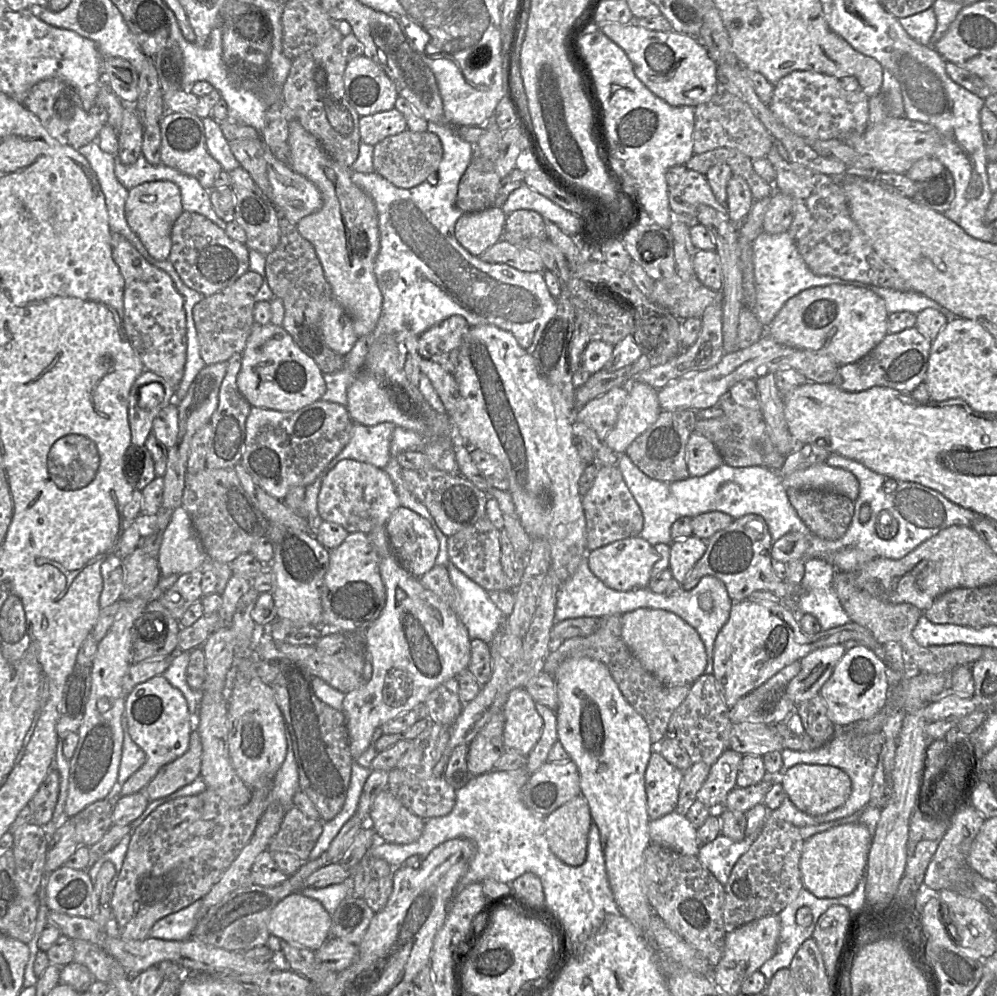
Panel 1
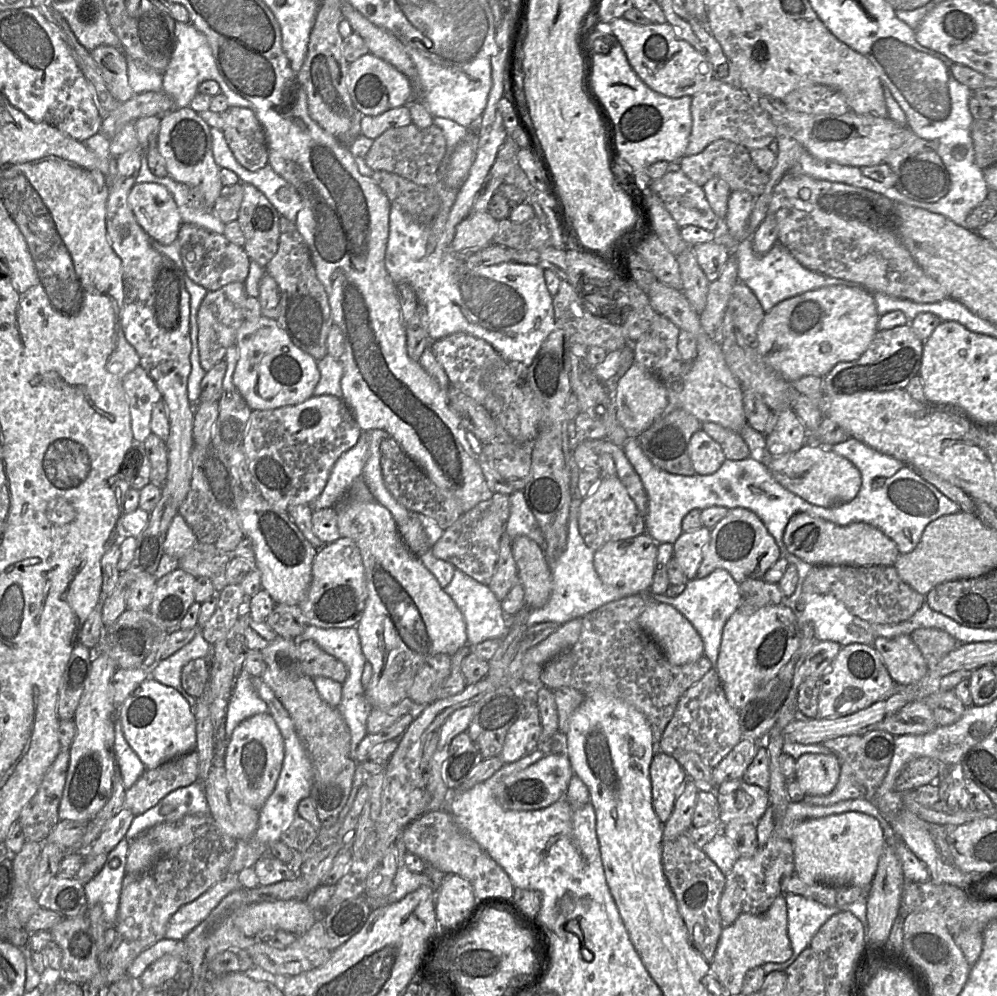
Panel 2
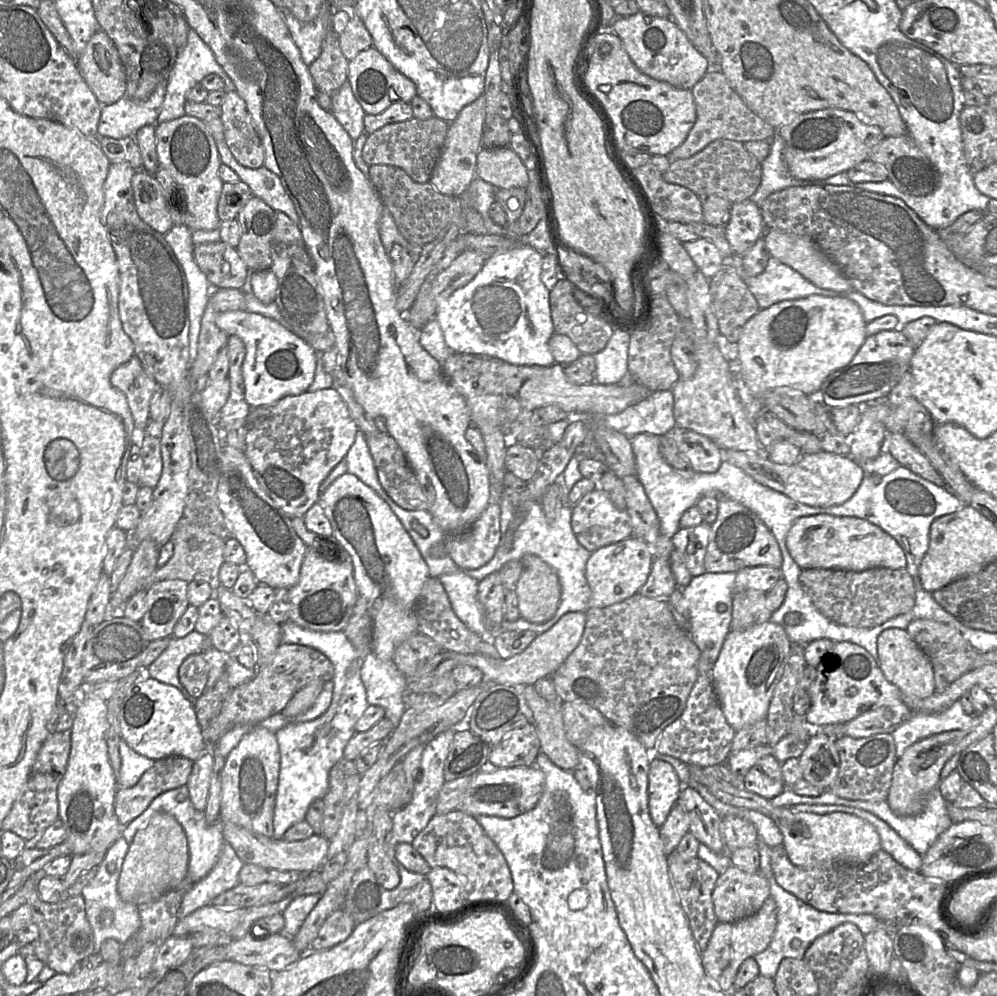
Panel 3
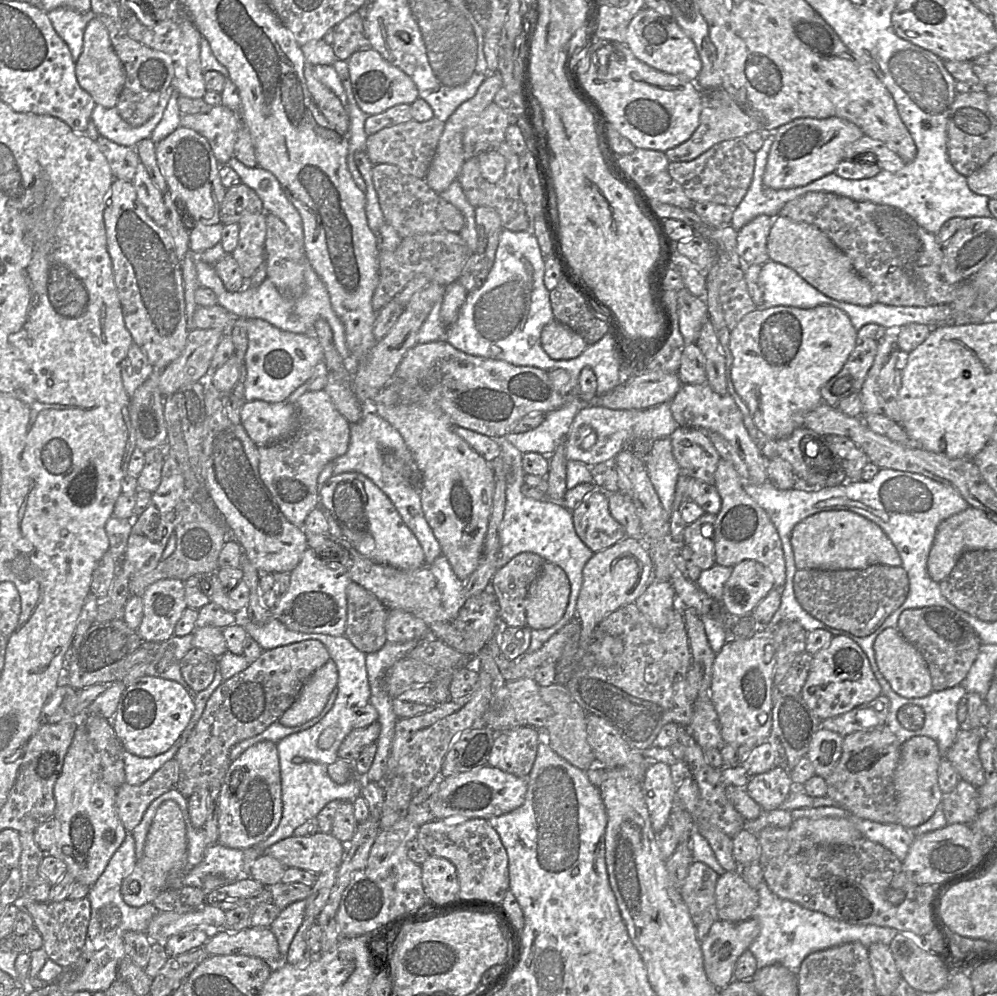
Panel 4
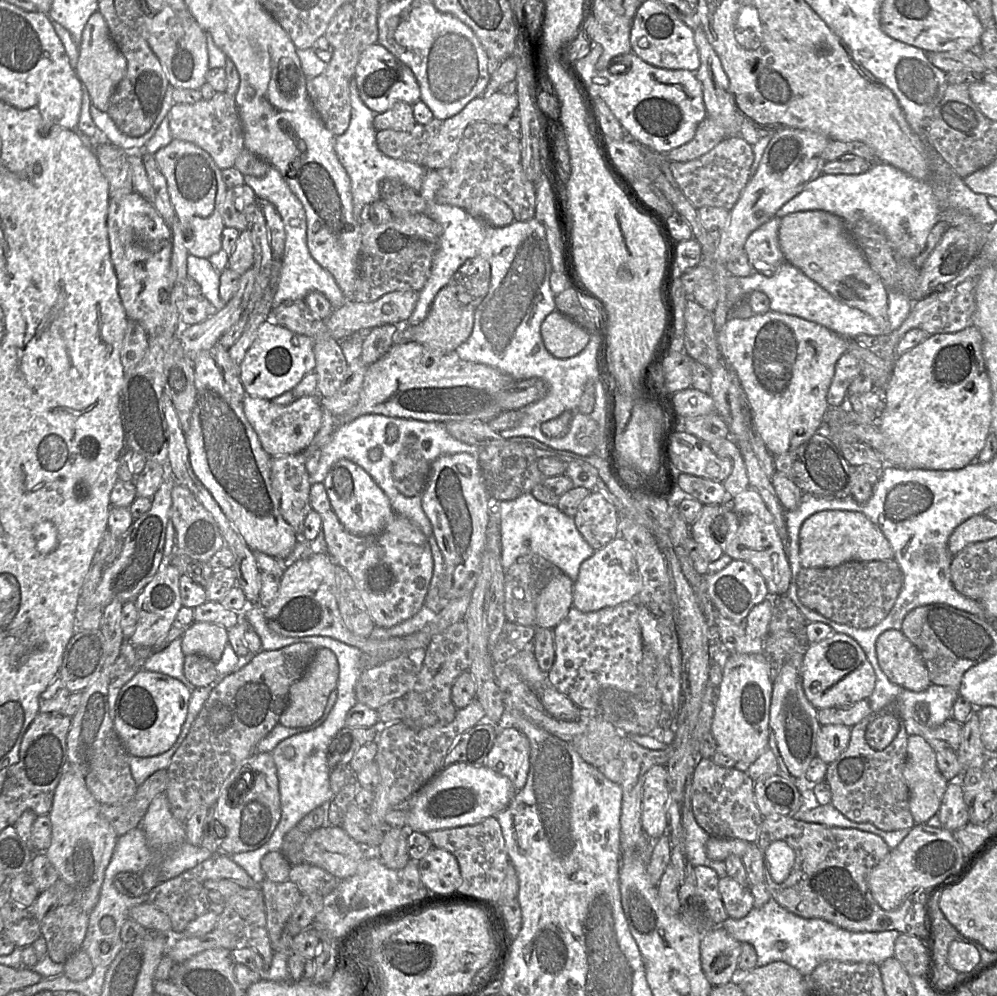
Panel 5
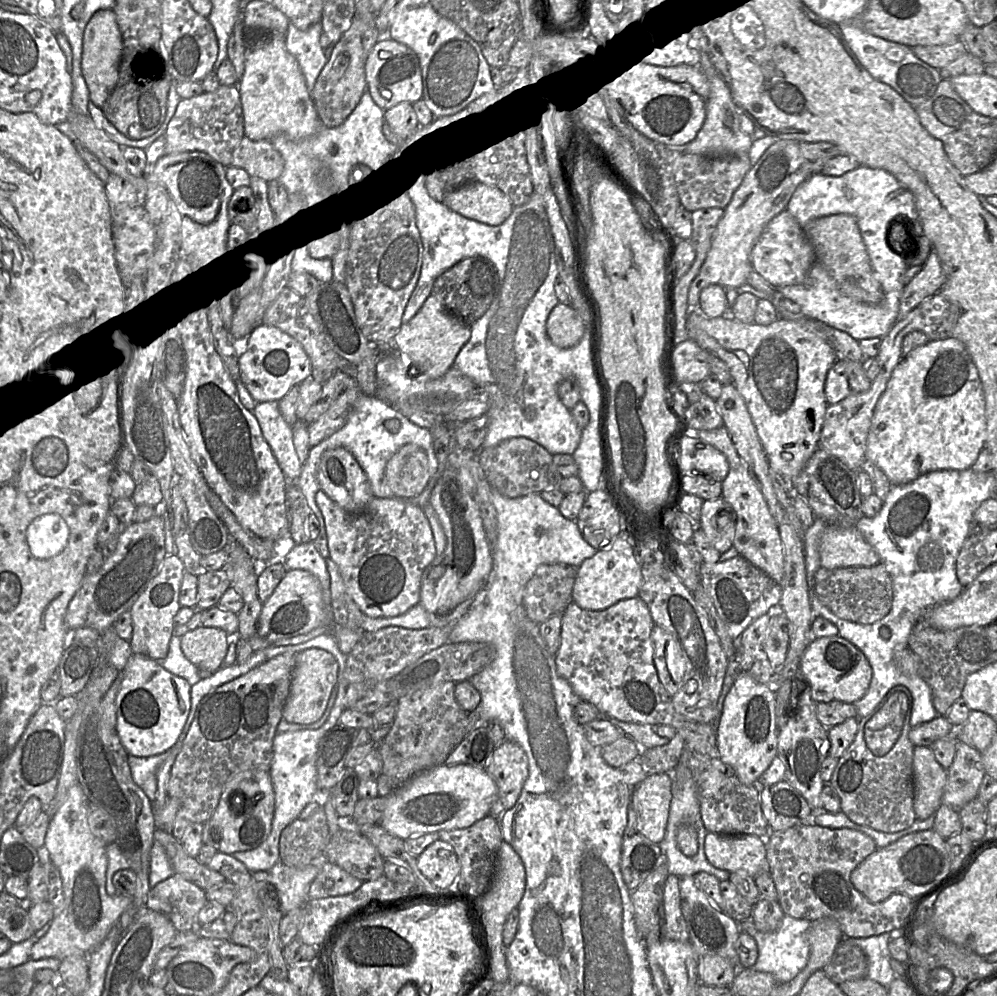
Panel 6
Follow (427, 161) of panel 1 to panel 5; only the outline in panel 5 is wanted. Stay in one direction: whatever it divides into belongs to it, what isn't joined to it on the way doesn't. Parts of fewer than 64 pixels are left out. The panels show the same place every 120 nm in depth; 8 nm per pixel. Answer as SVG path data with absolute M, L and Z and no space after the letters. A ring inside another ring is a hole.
M433 117L427 124L416 123L410 131L377 131L377 146L390 158L421 165L442 122Z

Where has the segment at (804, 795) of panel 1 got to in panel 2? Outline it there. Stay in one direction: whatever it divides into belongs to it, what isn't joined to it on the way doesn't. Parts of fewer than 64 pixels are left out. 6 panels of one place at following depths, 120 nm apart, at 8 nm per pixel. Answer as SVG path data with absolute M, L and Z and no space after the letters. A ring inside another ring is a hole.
M806 753L796 760L795 777L806 796L830 794L840 776L840 761L833 753Z

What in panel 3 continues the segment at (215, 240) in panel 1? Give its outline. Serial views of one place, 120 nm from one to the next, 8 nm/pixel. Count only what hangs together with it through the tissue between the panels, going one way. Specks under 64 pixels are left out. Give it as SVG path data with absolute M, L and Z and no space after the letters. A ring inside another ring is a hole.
M223 241L196 244L193 251L199 269L213 289L242 289L248 267L238 250Z

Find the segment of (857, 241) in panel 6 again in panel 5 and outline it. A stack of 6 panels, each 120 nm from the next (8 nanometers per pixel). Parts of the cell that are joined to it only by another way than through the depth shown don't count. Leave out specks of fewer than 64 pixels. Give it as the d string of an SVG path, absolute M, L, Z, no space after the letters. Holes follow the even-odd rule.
M822 210L788 214L781 218L778 240L787 263L800 269L838 301L870 315L882 330L882 336L893 331L888 317L888 289L880 276L872 269L860 248L850 238L846 223L841 217Z

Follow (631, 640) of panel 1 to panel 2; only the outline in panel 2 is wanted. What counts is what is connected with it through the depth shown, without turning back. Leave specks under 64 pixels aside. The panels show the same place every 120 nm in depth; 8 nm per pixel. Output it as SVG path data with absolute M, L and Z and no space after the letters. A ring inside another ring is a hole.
M650 601L640 614L638 622L673 665L692 663L704 655L699 634L672 606Z

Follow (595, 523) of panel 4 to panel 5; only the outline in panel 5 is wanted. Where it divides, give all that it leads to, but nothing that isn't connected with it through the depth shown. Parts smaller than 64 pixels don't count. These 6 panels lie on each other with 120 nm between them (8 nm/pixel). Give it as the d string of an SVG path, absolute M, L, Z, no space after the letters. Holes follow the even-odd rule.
M591 491L589 496L582 502L574 516L574 522L583 538L595 551L605 547L619 536L618 511L599 491Z

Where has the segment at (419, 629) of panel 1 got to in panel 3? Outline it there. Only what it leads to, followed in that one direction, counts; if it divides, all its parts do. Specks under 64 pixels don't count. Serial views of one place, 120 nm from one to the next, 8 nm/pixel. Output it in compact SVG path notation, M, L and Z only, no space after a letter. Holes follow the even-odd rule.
M345 473L338 477L327 489L321 494L317 501L322 509L324 510L325 516L328 518L332 530L333 536L342 545L346 550L347 554L351 557L353 563L353 574L354 579L357 585L359 596L364 597L368 604L373 621L373 630L372 630L372 652L382 660L393 660L395 649L405 640L407 640L414 633L418 632L417 618L415 614L415 605L421 594L422 587L425 581L430 577L429 568L423 559L420 551L416 547L410 535L404 529L400 520L391 510L389 505L378 496L378 494L371 489L369 486L364 484L357 476L350 473Z

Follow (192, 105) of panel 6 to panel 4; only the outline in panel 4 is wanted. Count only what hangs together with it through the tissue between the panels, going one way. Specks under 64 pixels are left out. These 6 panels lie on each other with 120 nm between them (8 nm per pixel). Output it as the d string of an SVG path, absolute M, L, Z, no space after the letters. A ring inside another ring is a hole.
M220 104L203 114L182 114L180 126L190 128L207 139L219 164L234 157L234 146L241 127L241 114Z

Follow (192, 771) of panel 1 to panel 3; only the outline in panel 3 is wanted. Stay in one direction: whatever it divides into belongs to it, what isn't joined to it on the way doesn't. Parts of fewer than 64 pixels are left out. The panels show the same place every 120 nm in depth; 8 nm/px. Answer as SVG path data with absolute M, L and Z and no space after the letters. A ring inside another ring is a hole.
M170 756L155 761L133 787L118 787L115 814L125 826L140 814L159 795L187 785L194 762L181 756Z

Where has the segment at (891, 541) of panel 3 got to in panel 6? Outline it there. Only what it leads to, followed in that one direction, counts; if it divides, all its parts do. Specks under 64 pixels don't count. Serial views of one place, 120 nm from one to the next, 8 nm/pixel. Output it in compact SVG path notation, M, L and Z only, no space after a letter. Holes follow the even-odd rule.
M828 524L819 545L822 568L870 567L880 562L877 551L866 541L856 525Z

